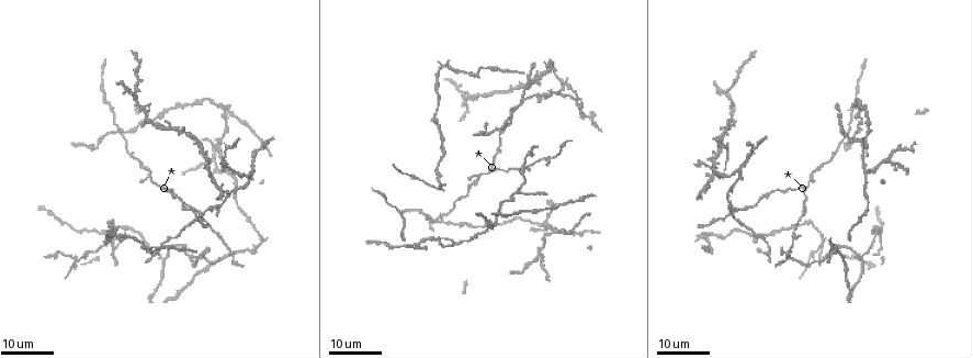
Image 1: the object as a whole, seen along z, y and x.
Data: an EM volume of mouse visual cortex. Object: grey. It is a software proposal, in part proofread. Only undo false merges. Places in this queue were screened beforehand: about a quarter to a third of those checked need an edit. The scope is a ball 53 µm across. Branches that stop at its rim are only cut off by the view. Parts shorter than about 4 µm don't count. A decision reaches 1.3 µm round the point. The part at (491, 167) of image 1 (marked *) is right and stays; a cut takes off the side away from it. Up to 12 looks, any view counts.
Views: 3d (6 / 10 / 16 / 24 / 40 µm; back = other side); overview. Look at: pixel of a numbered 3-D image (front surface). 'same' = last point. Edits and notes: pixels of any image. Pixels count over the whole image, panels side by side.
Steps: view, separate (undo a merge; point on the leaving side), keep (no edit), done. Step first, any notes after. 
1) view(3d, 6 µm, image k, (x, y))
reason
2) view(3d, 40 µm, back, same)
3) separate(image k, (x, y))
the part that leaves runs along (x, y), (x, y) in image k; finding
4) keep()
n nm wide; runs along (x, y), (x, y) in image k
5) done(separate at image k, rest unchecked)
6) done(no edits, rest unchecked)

view(3d, 24 µm, image 1, (124, 230))
two arms in line, one across

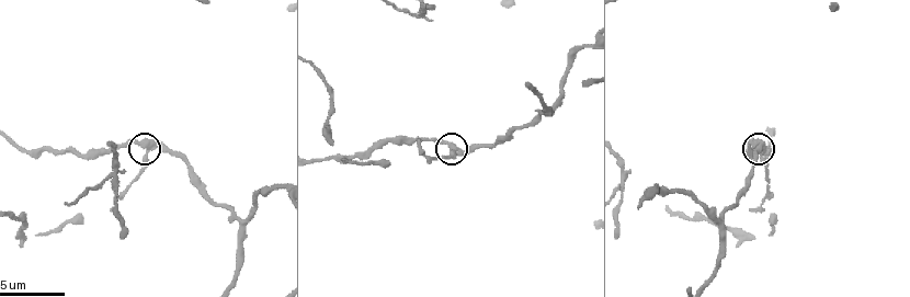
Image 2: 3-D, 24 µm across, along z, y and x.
view(3d, 10 µm, image 2, (149, 144))

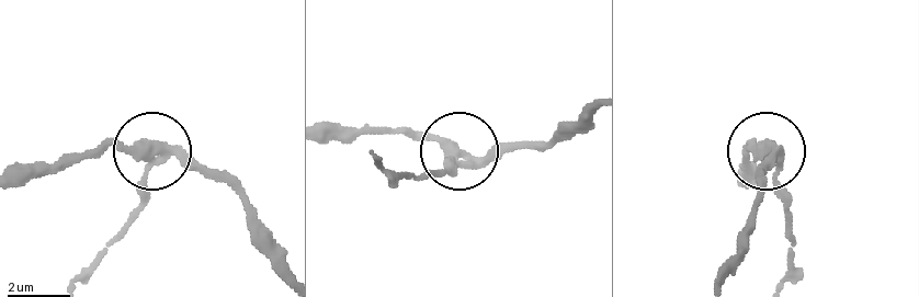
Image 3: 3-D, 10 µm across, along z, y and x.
separate(image 3, (137, 189))
3 arms; the part that leaves runs along (169, 156), (150, 171), (137, 218), (84, 282) in image 3; two cells meet here

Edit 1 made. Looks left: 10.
view(3d, 16 µm, image 1, (866, 170))

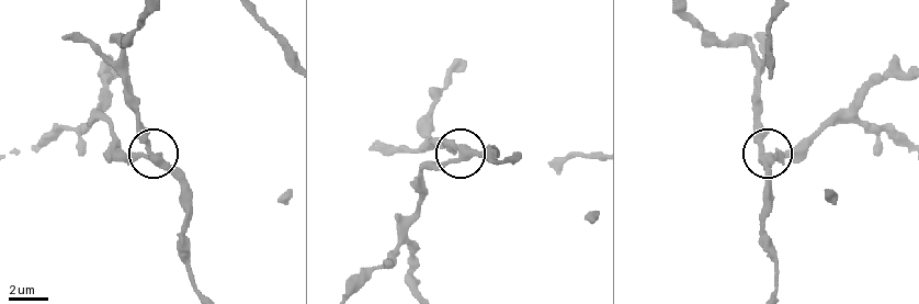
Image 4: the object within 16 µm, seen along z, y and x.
view(3d, 6 µm, image 4, (773, 156))

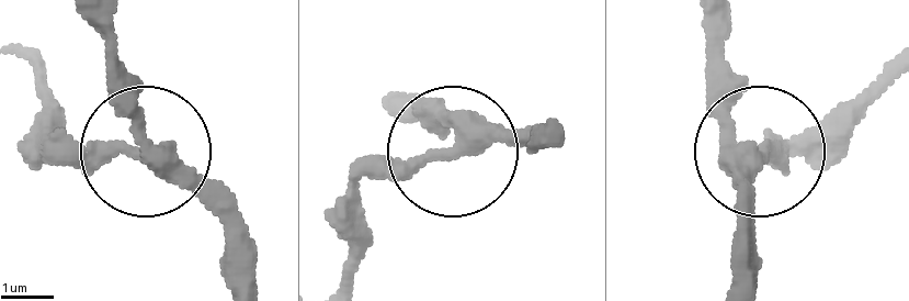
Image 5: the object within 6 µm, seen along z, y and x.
view(3d, 6 µm, back, image 5, (759, 157))

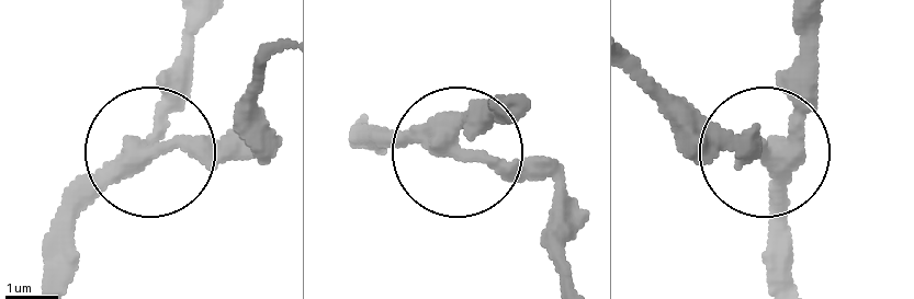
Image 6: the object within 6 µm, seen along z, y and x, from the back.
keep()
3 arms; one cell here

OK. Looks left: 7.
view(3d, 24 µm, image 1, (841, 111))
thick turns thin

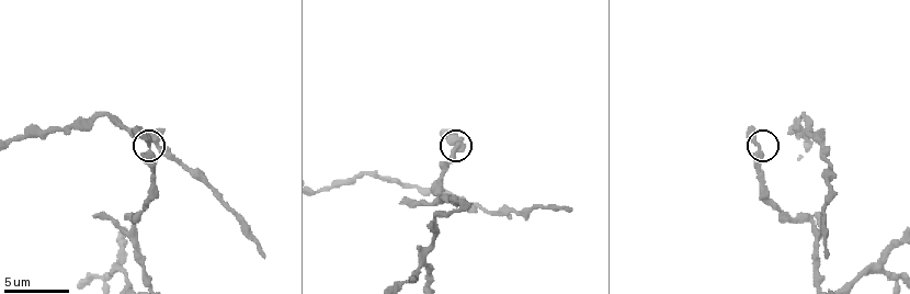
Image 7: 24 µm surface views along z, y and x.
view(3d, 6 µm, image 7, (758, 145))

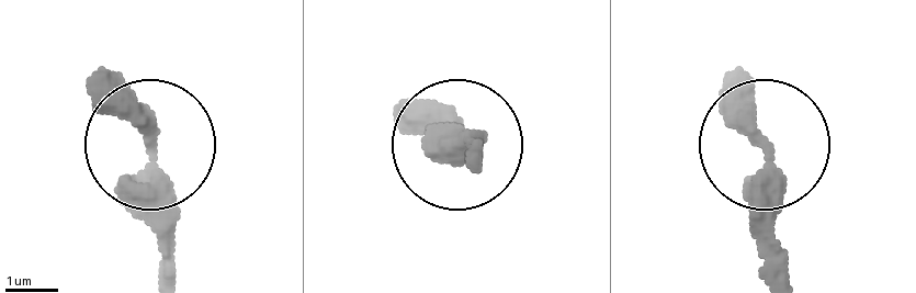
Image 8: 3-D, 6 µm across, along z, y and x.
keep()
320 nm wide; all the same cell

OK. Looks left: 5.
view(3d, 24 µm, image 1, (850, 130))

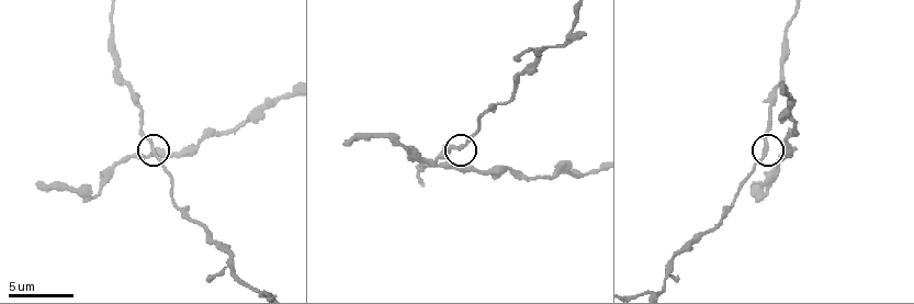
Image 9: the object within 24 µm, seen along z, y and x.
view(3d, 6 µm, image 9, (154, 149))

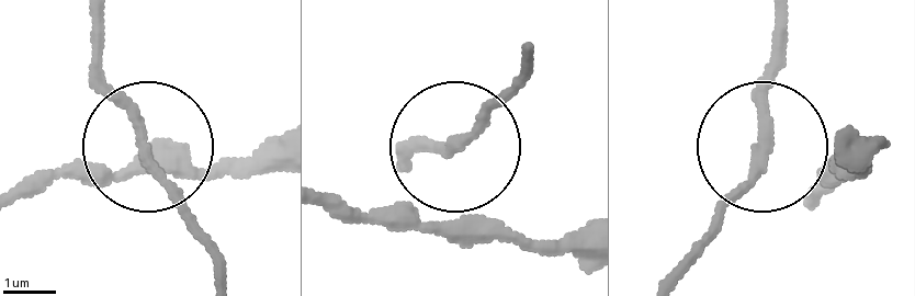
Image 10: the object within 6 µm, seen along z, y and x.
keep()
160 nm wide; runs along (662, 279), (754, 161), (775, 34) in image 10; continuous, no second cell

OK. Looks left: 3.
view(3d, 10 µm, image 2, (417, 16))
four arms meet

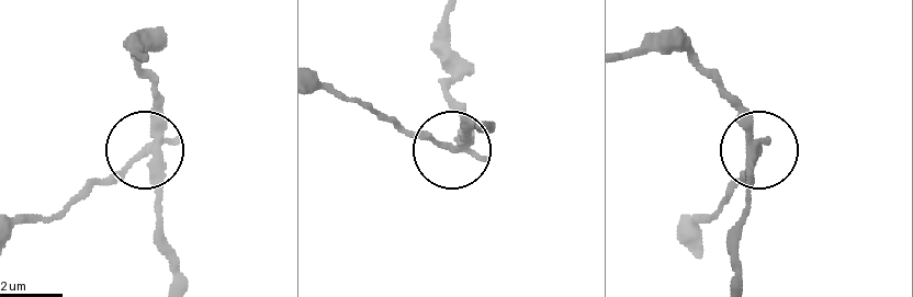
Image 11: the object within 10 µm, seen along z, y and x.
view(3d, 10 µm, back, image 11, (450, 146))

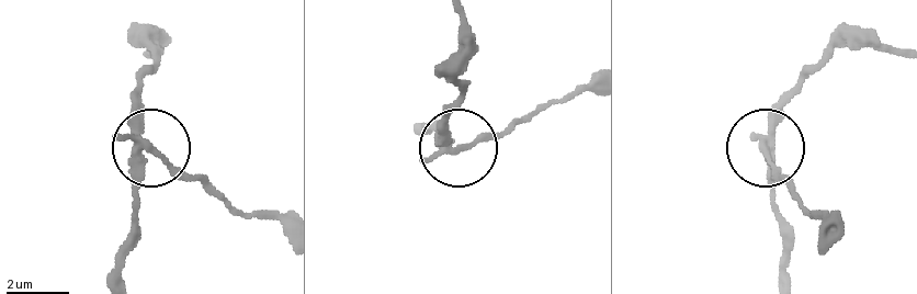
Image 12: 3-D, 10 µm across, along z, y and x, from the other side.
separate(image 12, (171, 176))
240 nm wide; the part that leaves runs along (140, 138), (248, 214), (279, 216) in image 12; a second cell is stuck on

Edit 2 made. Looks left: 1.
done(separate at image 3, separate at image 12, rest unchecked)

